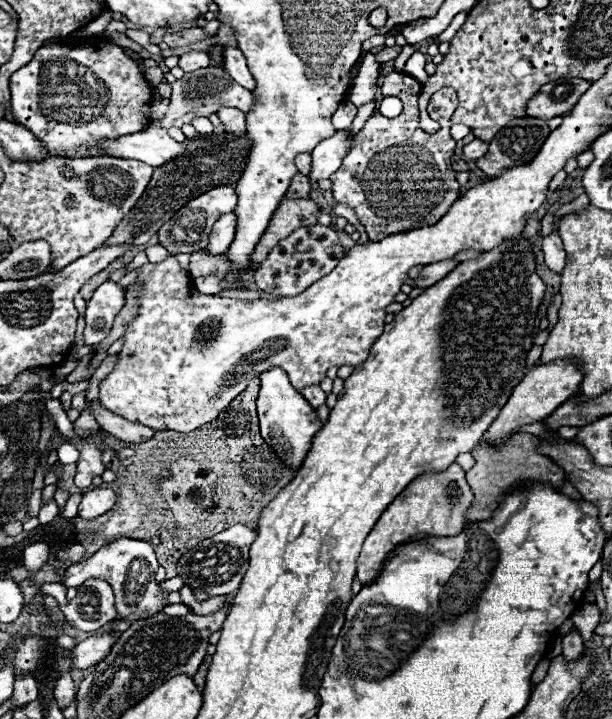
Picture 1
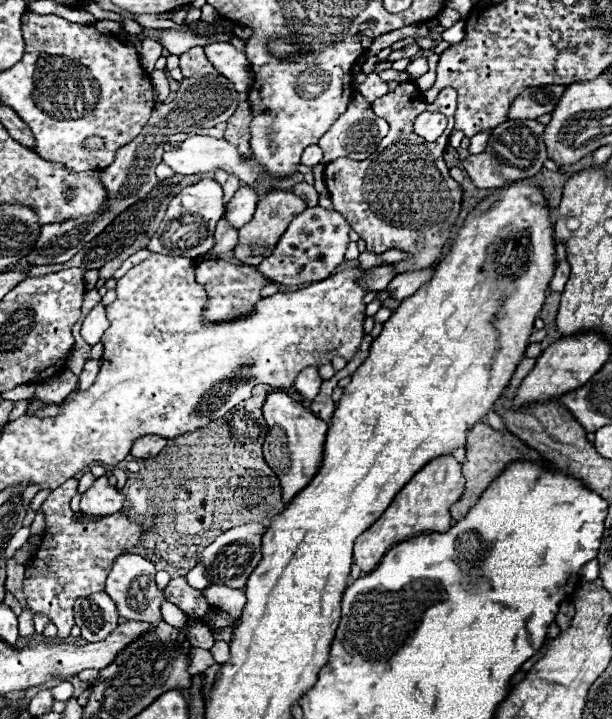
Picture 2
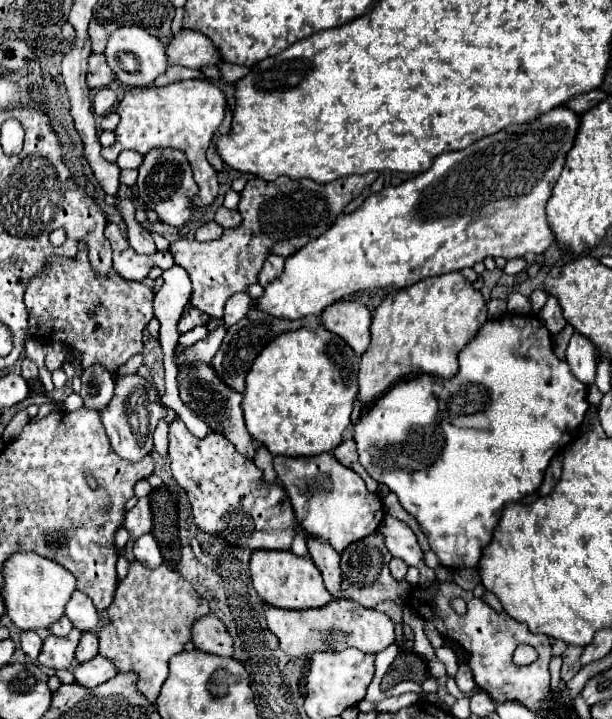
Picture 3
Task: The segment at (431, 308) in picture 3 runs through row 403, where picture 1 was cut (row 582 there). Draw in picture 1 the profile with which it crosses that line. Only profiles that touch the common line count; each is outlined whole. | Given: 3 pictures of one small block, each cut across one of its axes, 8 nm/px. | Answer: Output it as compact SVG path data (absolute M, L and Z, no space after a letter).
M454 462L448 470L440 474L422 474L414 482L396 496L396 500L384 510L372 532L366 536L362 544L362 552L358 556L358 580L362 584L370 584L378 578L386 558L396 546L408 542L414 534L428 534L428 536L456 536L460 534L468 520L466 512L474 502L474 494L464 478L464 470Z

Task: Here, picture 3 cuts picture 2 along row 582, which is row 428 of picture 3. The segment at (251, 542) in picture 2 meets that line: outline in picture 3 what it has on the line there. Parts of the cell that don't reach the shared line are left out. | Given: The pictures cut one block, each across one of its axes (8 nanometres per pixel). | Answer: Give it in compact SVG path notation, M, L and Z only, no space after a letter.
M210 366L198 368L198 372L178 370L178 386L180 386L182 402L188 408L192 408L192 412L198 414L210 426L210 430L224 430L224 436L238 448L238 452L242 452L242 456L246 456L248 460L254 460L256 444L244 426L240 392L226 388L226 384L222 384L222 380L218 380L218 376L214 376L214 368L210 368Z

